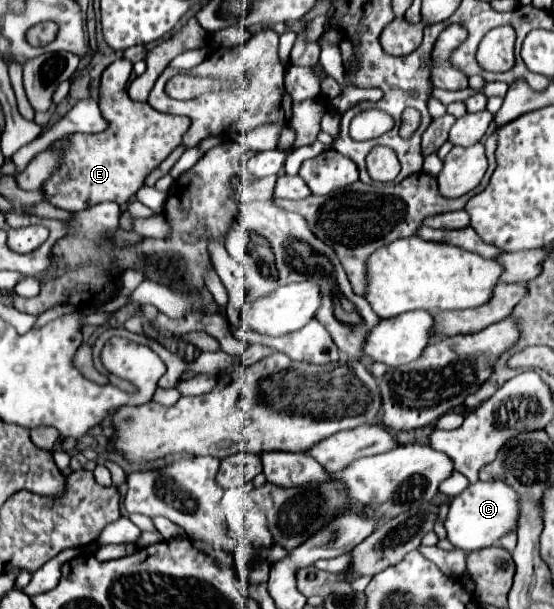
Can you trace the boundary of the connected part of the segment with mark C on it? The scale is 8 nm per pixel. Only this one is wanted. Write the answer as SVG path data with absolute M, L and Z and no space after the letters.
M499 480L475 482L467 486L461 494L457 494L449 504L449 512L445 520L447 540L453 546L467 550L467 552L493 546L499 542L503 534L517 530L517 516L519 516L517 494L507 484Z

